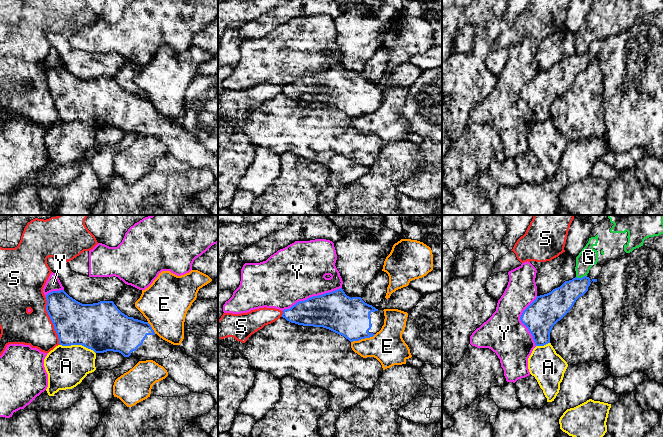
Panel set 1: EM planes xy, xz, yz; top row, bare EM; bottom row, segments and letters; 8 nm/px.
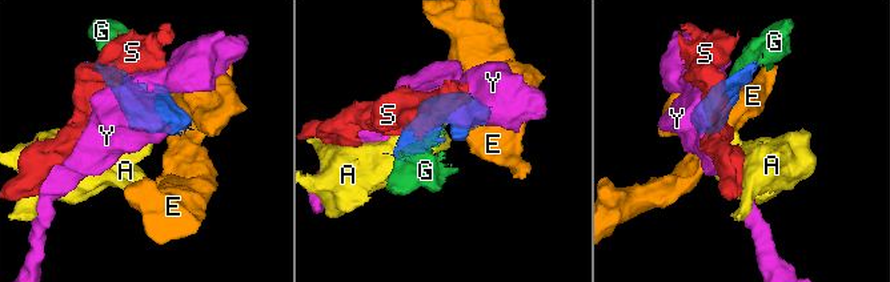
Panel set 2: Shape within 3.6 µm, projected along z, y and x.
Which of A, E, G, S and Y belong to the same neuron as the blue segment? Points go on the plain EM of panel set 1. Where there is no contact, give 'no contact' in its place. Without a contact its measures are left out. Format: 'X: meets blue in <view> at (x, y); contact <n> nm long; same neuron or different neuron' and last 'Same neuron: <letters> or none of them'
A: meets blue in xy at (78, 120); contact 300 nm long; different neuron
E: meets blue in xz at (363, 114); contact 220 nm long; different neuron
G: meets blue in yz at (582, 53); contact 90 nm long; different neuron
S: meets blue in xy at (51, 96); contact 400 nm long; different neuron
Y: meets blue in xz at (311, 73); contact 500 nm long; different neuron
Same neuron: none of them

